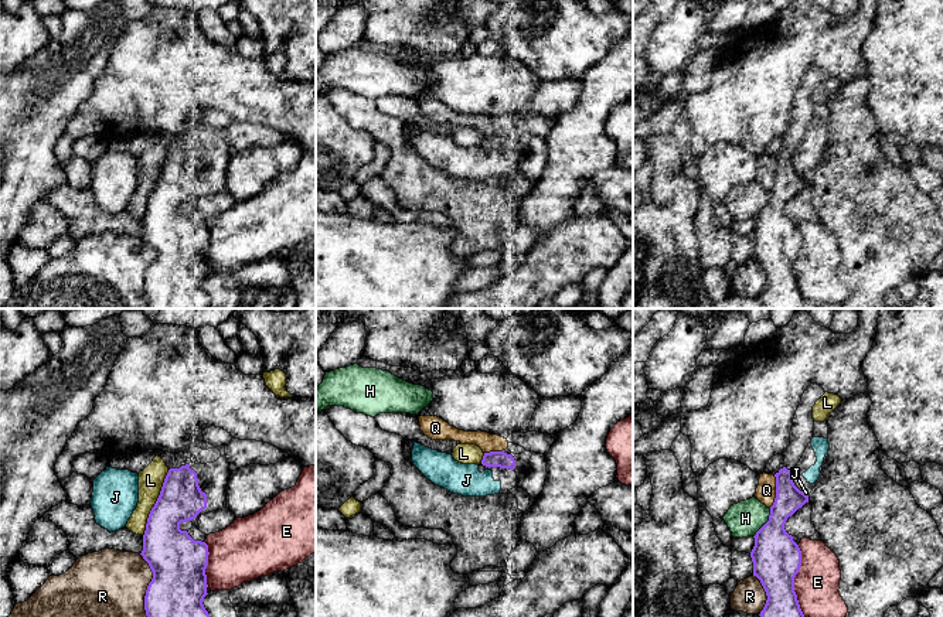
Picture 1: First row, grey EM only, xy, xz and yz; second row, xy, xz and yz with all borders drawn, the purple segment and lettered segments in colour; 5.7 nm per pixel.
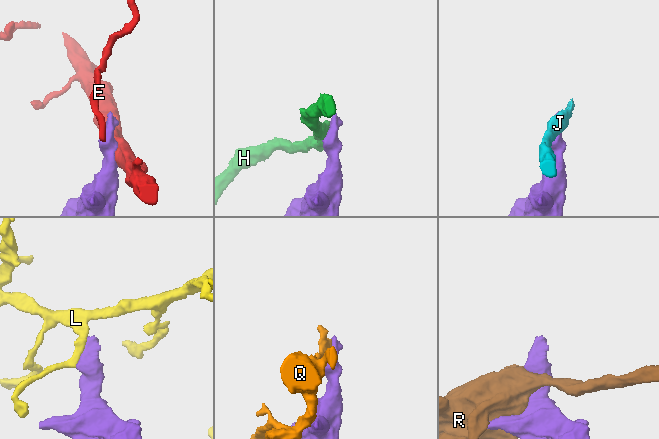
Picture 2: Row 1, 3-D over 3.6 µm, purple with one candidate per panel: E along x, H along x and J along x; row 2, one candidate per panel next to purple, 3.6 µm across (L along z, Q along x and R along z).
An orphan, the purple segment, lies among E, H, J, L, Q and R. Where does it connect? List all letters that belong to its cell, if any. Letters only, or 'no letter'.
no letter

